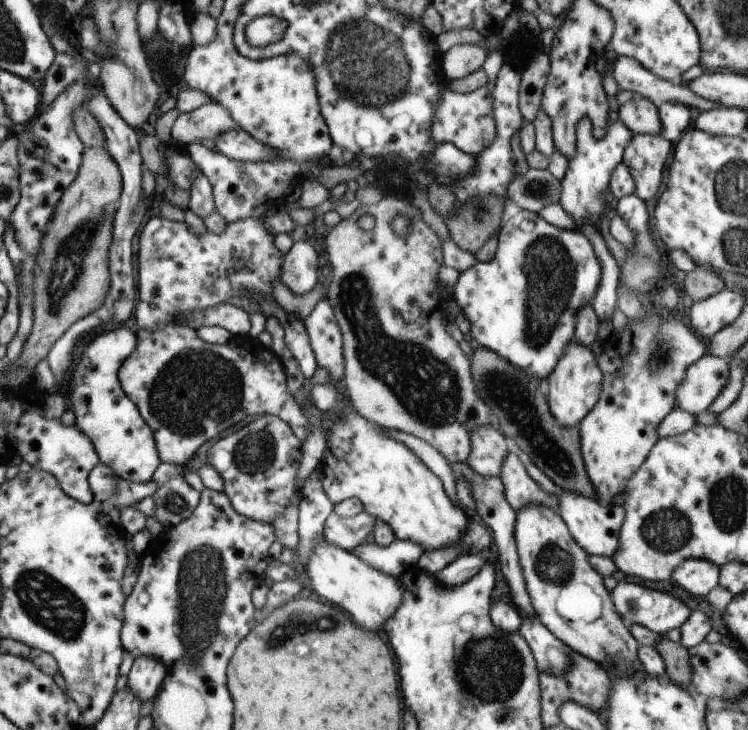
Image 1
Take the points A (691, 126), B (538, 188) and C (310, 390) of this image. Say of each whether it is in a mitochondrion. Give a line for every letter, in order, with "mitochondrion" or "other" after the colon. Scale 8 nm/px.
A: other
B: mitochondrion
C: other

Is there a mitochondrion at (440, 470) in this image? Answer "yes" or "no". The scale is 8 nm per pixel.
no

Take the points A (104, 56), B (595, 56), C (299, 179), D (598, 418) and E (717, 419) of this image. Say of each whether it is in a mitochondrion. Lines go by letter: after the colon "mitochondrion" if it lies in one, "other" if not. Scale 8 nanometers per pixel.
A: other
B: other
C: other
D: other
E: other

